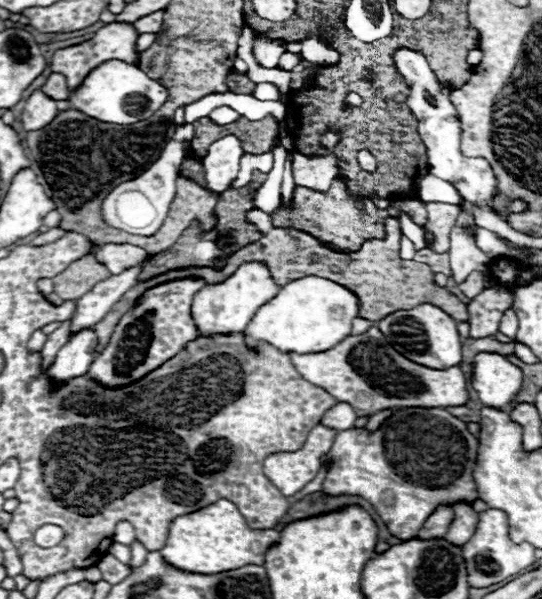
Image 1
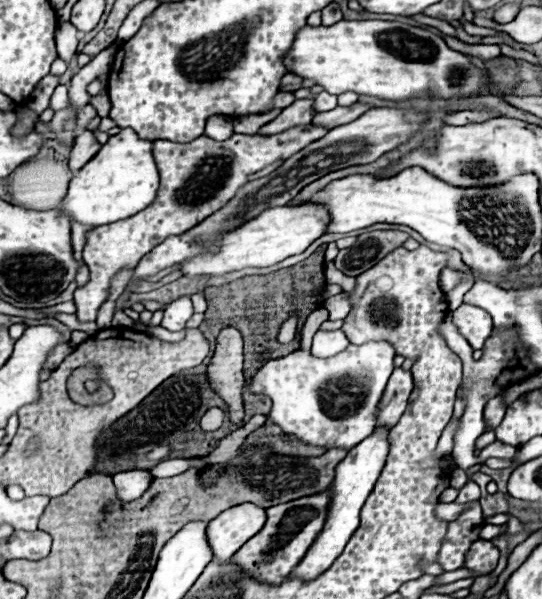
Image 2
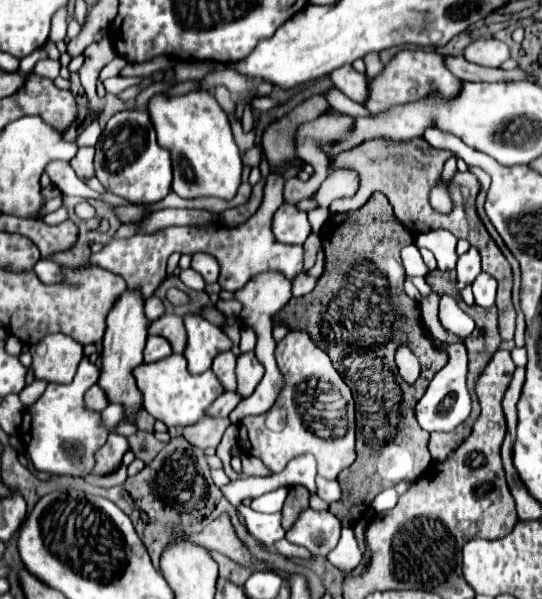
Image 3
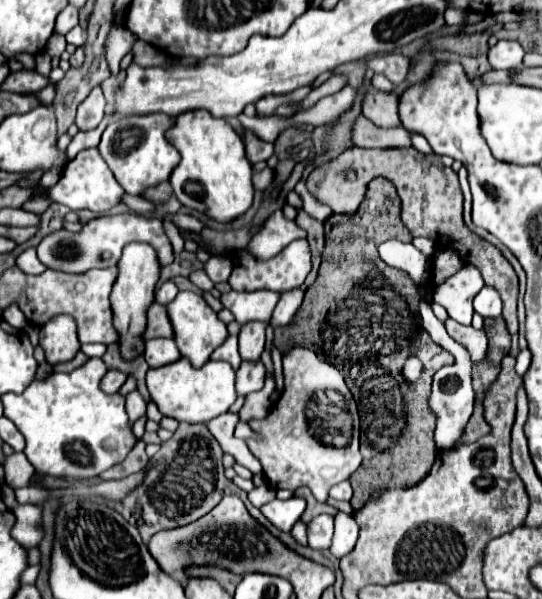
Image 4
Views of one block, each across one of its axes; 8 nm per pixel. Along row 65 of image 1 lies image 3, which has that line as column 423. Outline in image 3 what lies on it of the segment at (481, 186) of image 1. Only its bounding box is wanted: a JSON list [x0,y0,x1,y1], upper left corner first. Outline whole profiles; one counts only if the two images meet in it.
[416,324,472,432]

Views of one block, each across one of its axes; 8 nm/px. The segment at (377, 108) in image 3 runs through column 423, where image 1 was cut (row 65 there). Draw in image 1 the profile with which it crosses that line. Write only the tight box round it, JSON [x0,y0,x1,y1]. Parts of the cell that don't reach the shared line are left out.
[50,24,138,90]

